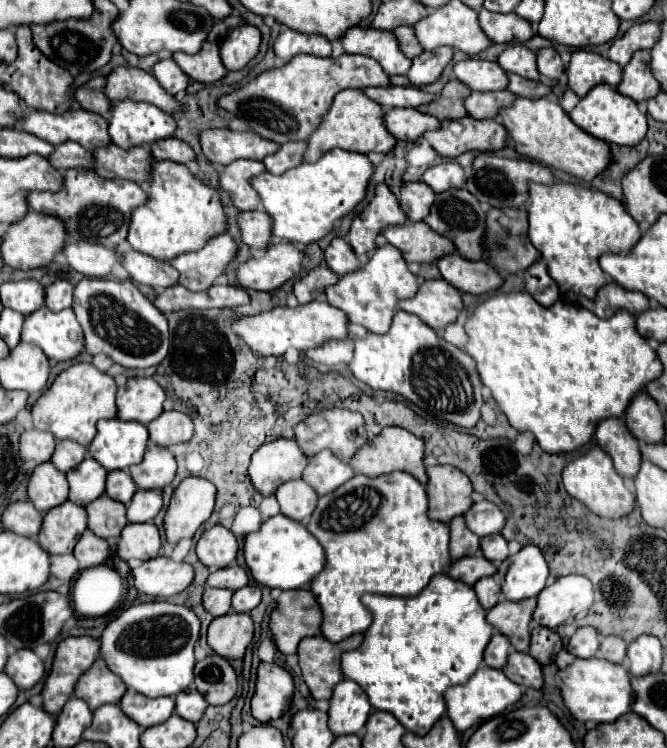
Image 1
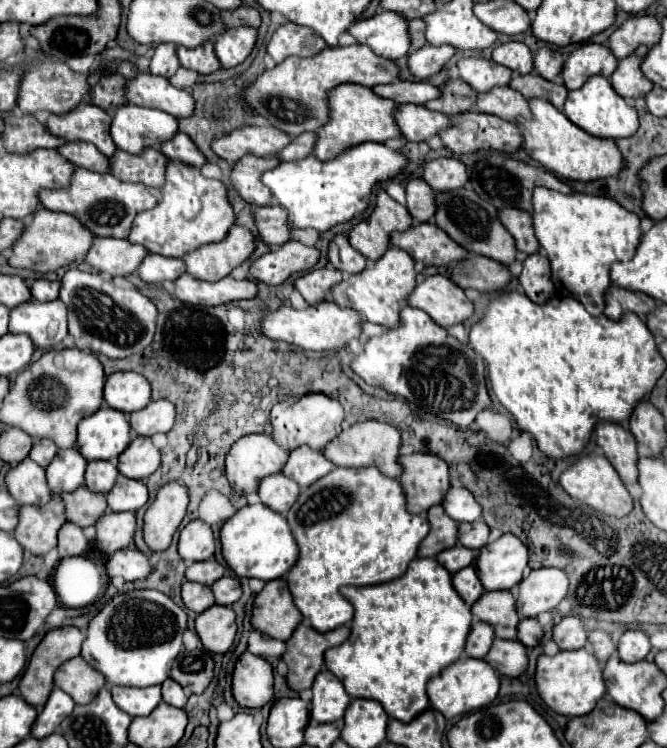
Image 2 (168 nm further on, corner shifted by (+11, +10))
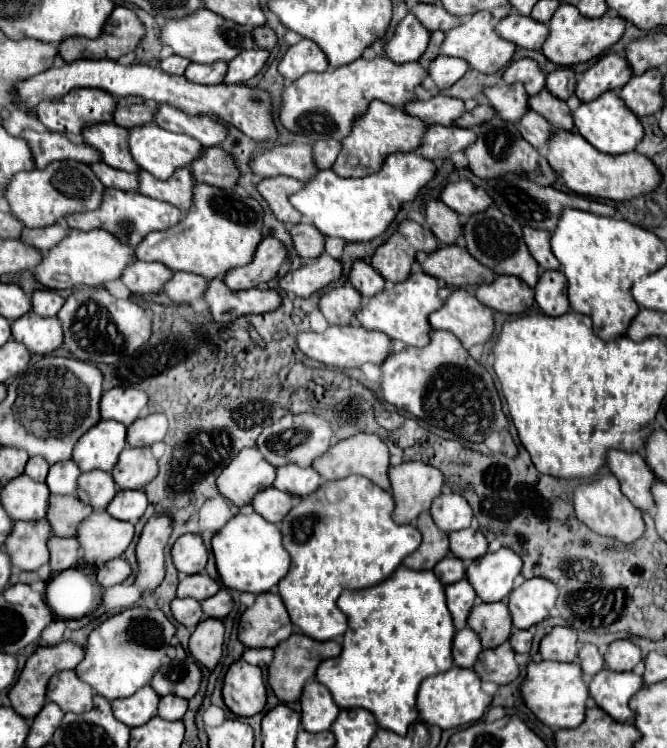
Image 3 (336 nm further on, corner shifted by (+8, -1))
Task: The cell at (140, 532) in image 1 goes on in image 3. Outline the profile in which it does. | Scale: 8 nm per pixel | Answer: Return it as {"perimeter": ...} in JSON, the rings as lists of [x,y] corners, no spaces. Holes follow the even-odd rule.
{"perimeter":[[[94,511],[84,525],[80,525],[78,541],[84,549],[84,559],[90,565],[102,567],[104,563],[120,557],[134,537],[134,525],[110,517],[106,511]]]}

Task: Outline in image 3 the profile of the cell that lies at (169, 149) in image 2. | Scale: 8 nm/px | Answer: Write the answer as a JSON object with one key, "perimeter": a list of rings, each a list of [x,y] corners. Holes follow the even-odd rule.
{"perimeter":[[[202,147],[200,157],[190,165],[190,173],[198,183],[208,183],[220,189],[232,189],[238,179],[232,159],[228,159],[220,147]]]}

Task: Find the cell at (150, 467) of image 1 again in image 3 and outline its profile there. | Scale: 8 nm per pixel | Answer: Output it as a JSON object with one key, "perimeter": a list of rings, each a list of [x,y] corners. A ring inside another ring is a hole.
{"perimeter":[[[126,447],[112,471],[120,489],[144,489],[152,479],[156,479],[156,473],[158,461],[154,459],[150,447]]]}

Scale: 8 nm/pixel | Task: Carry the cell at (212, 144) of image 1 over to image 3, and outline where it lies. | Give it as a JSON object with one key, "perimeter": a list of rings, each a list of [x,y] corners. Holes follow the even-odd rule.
{"perimeter":[[[292,141],[264,149],[250,159],[252,173],[262,179],[268,175],[288,175],[298,181],[310,179],[318,169],[312,163],[312,151],[308,143]]]}

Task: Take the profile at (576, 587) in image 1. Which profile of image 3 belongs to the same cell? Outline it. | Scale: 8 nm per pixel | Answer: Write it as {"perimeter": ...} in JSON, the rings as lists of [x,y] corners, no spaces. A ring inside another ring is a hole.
{"perimeter":[[[542,577],[524,581],[508,597],[510,615],[516,629],[530,629],[536,623],[548,619],[550,609],[556,605],[558,587]]]}

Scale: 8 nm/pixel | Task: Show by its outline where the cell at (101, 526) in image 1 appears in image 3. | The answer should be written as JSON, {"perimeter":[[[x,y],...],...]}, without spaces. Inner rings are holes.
{"perimeter":[[[50,495],[48,521],[56,537],[76,537],[78,525],[92,515],[92,511],[94,509],[76,495]]]}

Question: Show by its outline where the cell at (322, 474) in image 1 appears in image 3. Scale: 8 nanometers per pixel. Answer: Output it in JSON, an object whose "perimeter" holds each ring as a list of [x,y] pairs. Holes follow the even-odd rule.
{"perimeter":[[[288,463],[284,467],[278,467],[276,483],[274,487],[280,491],[288,491],[298,497],[306,497],[314,493],[322,483],[322,477],[312,467],[300,467],[296,463]]]}

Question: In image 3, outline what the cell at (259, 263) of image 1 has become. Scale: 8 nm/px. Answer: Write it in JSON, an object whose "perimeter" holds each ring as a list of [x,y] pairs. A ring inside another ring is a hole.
{"perimeter":[[[326,253],[314,261],[302,263],[298,269],[284,273],[278,279],[278,287],[290,297],[310,297],[314,291],[324,289],[328,283],[336,281],[342,273],[342,263]]]}

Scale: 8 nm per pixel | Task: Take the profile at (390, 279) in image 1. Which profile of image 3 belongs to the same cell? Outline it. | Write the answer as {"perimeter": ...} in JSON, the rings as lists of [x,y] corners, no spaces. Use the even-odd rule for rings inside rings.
{"perimeter":[[[416,269],[408,275],[408,279],[396,283],[392,289],[384,289],[368,299],[364,299],[362,307],[356,311],[356,319],[366,329],[376,329],[386,333],[390,339],[398,339],[404,345],[424,347],[428,343],[428,315],[442,305],[442,299],[436,295],[438,281],[424,271]]]}

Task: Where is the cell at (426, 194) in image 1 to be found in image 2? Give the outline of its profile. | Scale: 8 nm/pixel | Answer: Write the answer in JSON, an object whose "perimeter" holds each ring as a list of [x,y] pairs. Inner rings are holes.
{"perimeter":[[[411,180],[407,186],[407,210],[415,218],[415,222],[433,220],[433,212],[437,210],[433,204],[433,188],[425,180]]]}

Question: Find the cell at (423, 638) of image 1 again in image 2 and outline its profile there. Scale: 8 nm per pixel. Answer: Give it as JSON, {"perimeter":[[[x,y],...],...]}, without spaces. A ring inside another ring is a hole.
{"perimeter":[[[413,558],[405,576],[375,586],[345,586],[341,588],[341,596],[353,604],[355,616],[349,638],[341,646],[329,648],[325,652],[327,670],[341,680],[345,692],[349,692],[351,698],[377,700],[391,718],[401,722],[413,720],[429,706],[425,694],[429,678],[439,674],[441,668],[453,664],[463,654],[465,638],[471,628],[471,610],[455,592],[451,574],[441,568],[435,558]]]}

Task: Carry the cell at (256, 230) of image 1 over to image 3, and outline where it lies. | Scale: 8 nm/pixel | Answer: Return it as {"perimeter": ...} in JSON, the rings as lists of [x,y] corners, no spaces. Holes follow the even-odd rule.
{"perimeter":[[[296,223],[288,227],[288,233],[294,243],[294,251],[304,261],[312,261],[316,255],[322,253],[324,237],[310,225],[310,223]]]}

